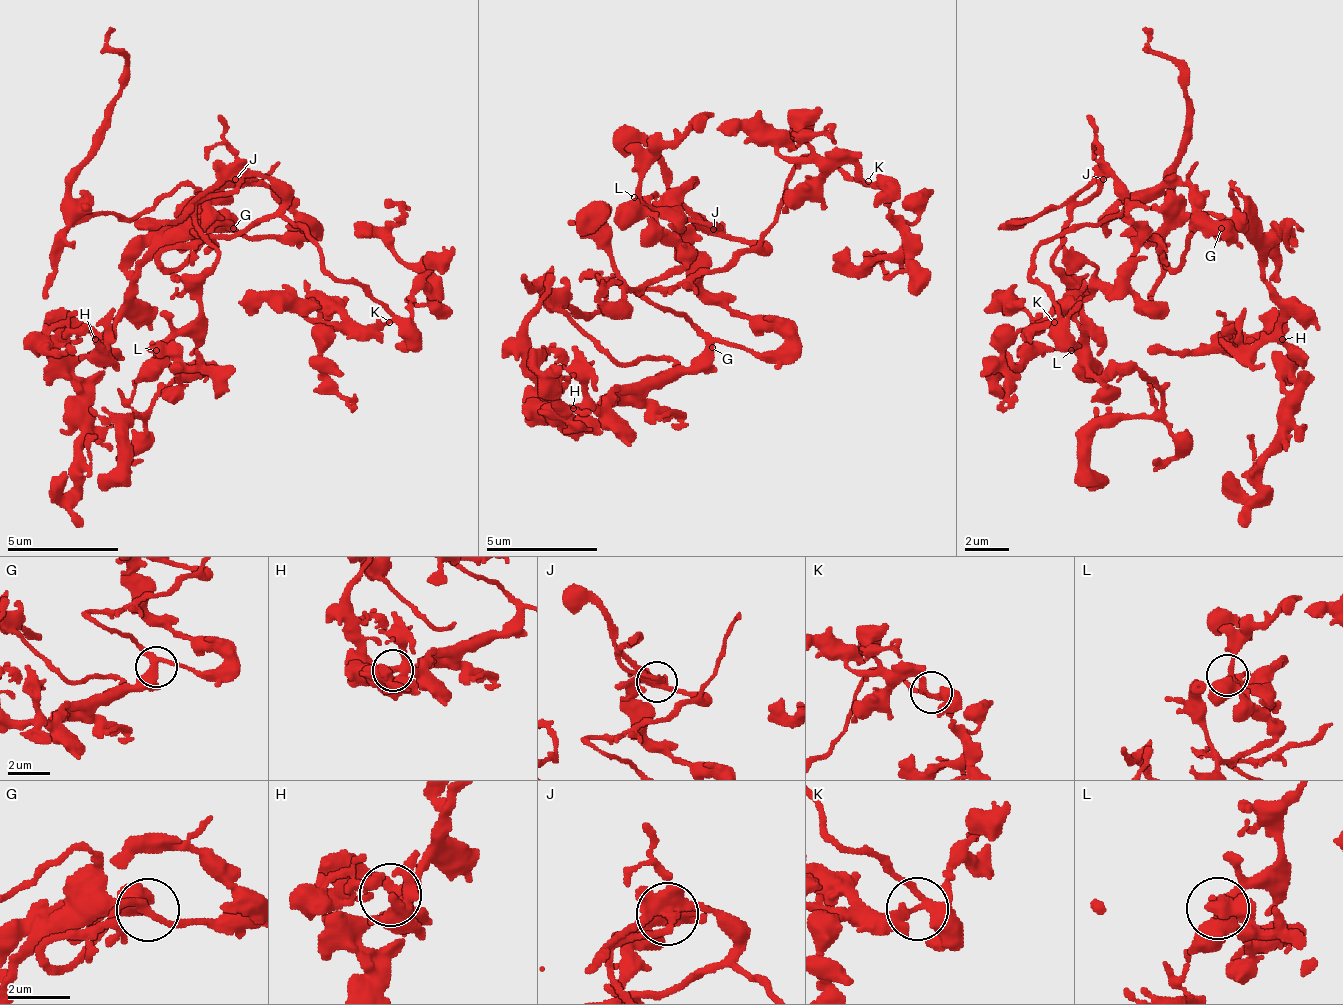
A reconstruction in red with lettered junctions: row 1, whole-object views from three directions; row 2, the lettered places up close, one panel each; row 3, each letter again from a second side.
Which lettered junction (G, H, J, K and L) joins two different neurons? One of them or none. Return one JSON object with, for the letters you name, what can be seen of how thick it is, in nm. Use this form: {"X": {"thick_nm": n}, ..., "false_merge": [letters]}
{"false_merge": []}

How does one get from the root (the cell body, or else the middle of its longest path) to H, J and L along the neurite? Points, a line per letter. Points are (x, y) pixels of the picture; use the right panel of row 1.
H: (1143, 228), (1176, 267), (1204, 222), (1232, 222), (1271, 272), (1282, 339)
J: (1143, 228), (1138, 228), (1126, 217), (1126, 195), (1110, 178), (1104, 178)
L: (1143, 228), (1110, 178), (1071, 211), (1054, 250), (1082, 300), (1071, 350)

